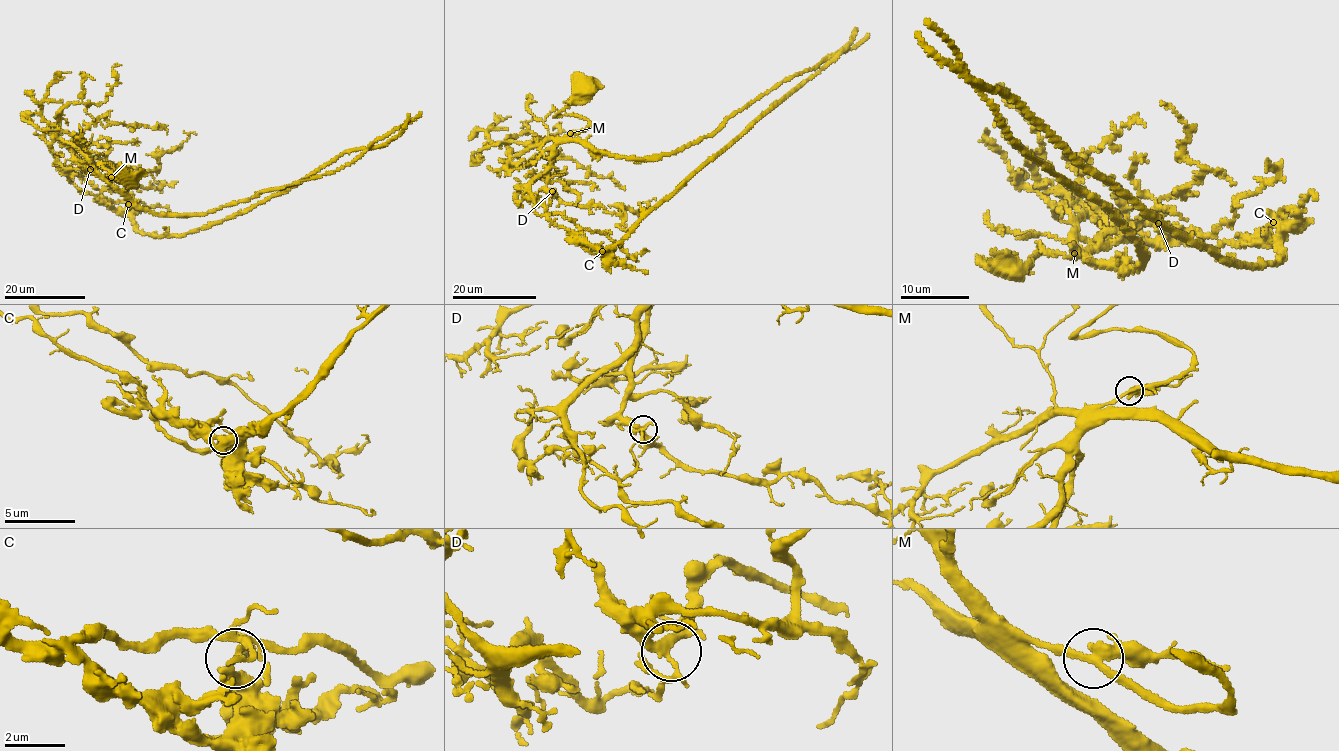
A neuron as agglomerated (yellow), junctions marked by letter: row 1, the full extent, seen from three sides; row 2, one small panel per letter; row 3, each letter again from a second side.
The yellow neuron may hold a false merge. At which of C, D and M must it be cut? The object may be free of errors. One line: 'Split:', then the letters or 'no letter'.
Split: C

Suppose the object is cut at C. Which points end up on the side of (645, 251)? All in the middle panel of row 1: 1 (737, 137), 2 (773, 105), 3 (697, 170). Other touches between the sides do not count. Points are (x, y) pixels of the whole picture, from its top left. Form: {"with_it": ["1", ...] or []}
{"with_it": []}

